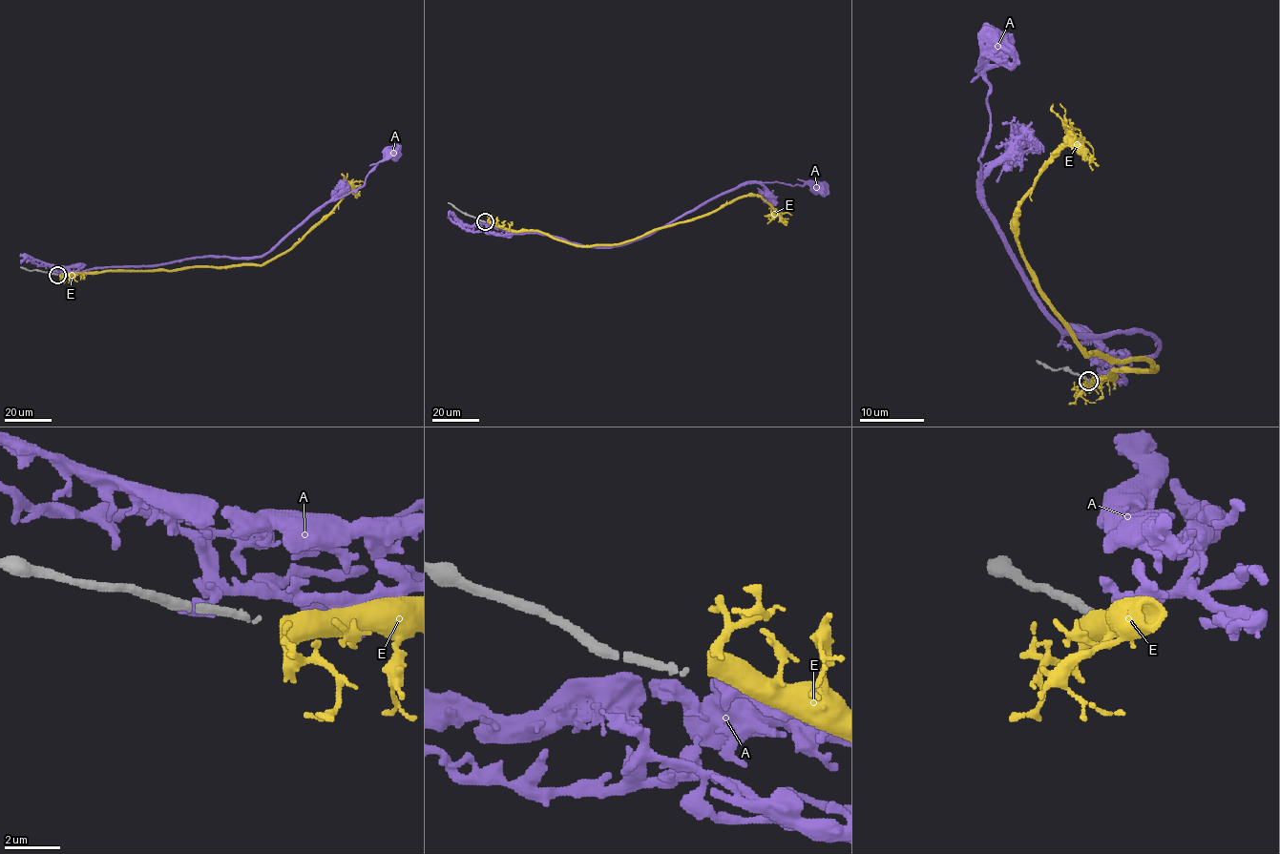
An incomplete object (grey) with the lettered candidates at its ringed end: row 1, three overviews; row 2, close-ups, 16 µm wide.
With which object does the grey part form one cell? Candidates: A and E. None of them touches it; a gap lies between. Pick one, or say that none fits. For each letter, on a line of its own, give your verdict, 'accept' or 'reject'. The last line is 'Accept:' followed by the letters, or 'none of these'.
A: reject
E: reject
Accept: none of these

